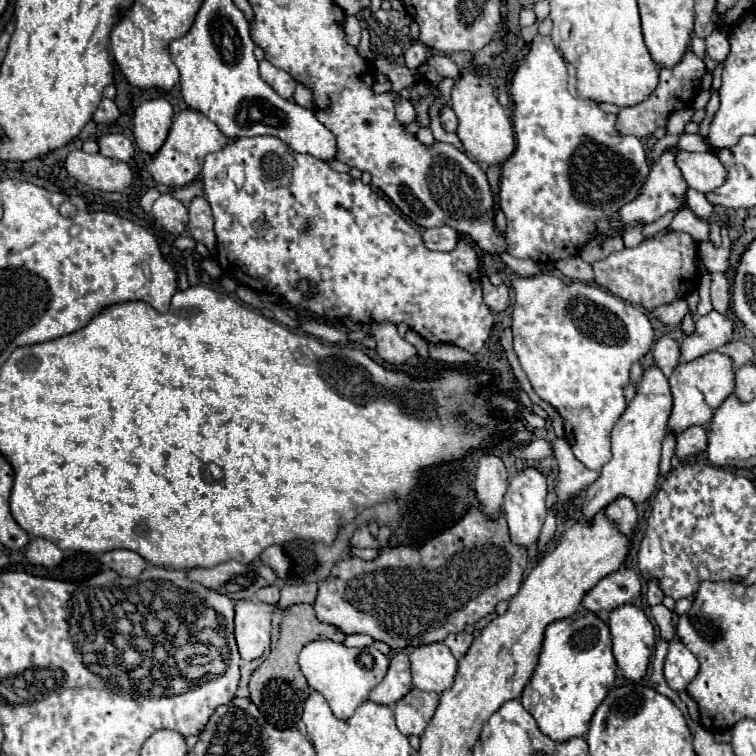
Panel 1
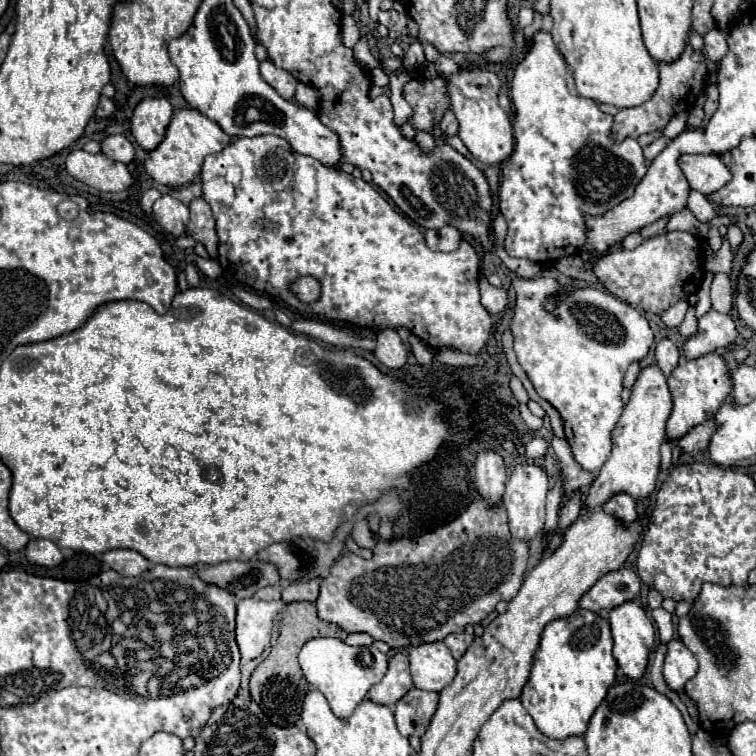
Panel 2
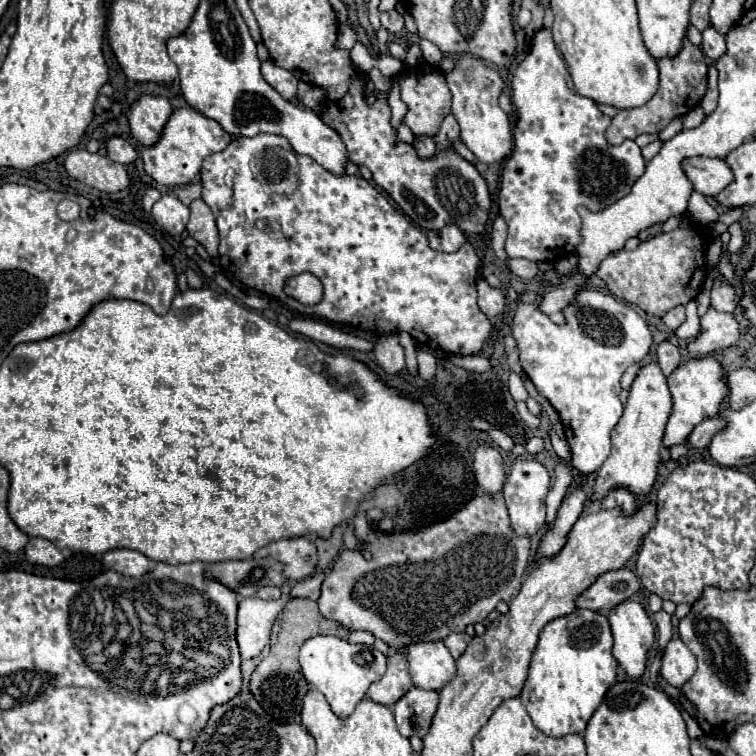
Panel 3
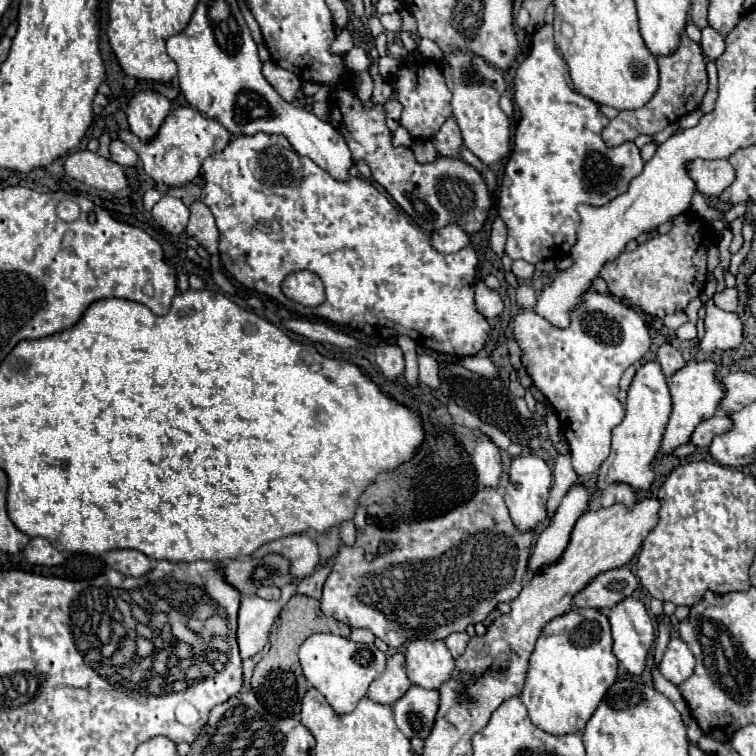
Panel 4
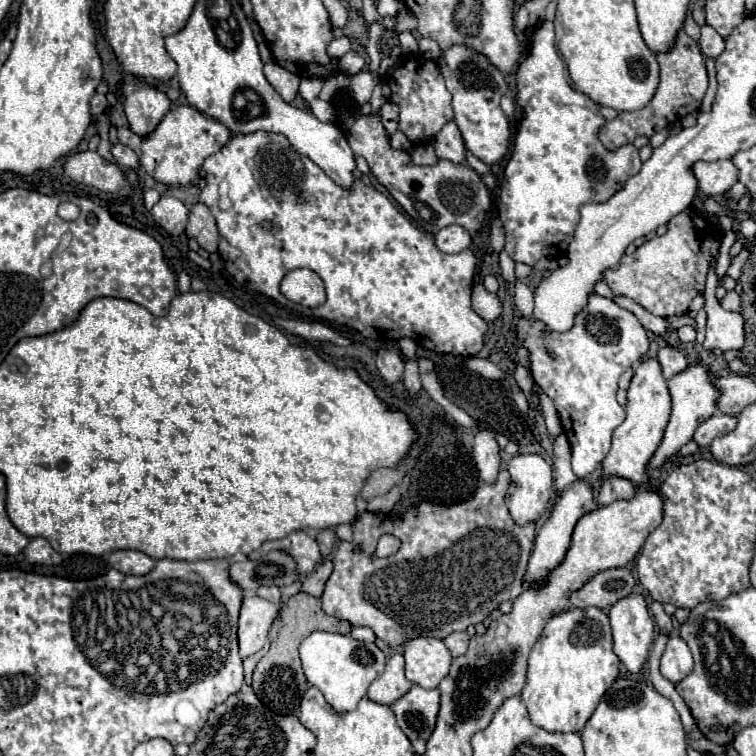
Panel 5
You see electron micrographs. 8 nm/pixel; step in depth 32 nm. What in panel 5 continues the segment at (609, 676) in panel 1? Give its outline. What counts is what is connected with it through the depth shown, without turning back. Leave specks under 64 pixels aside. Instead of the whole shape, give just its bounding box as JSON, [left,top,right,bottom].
[520,608,620,732]

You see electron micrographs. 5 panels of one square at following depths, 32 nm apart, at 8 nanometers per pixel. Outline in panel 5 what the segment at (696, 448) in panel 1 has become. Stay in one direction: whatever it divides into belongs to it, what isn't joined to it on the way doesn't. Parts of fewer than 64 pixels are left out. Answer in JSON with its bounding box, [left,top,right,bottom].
[694,414,736,446]

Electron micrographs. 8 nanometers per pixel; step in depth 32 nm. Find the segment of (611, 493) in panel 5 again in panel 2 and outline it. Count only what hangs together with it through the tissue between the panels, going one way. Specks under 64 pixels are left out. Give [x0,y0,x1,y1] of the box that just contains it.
[602,494,636,526]

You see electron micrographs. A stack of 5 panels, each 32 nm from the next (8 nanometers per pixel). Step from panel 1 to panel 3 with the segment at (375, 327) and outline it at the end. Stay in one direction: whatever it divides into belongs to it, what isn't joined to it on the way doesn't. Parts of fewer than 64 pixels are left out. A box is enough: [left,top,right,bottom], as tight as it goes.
[374,332,404,374]

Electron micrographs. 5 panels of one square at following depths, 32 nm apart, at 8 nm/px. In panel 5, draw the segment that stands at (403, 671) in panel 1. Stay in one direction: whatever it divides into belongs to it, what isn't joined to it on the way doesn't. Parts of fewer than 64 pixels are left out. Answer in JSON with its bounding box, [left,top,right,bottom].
[368,654,412,704]

